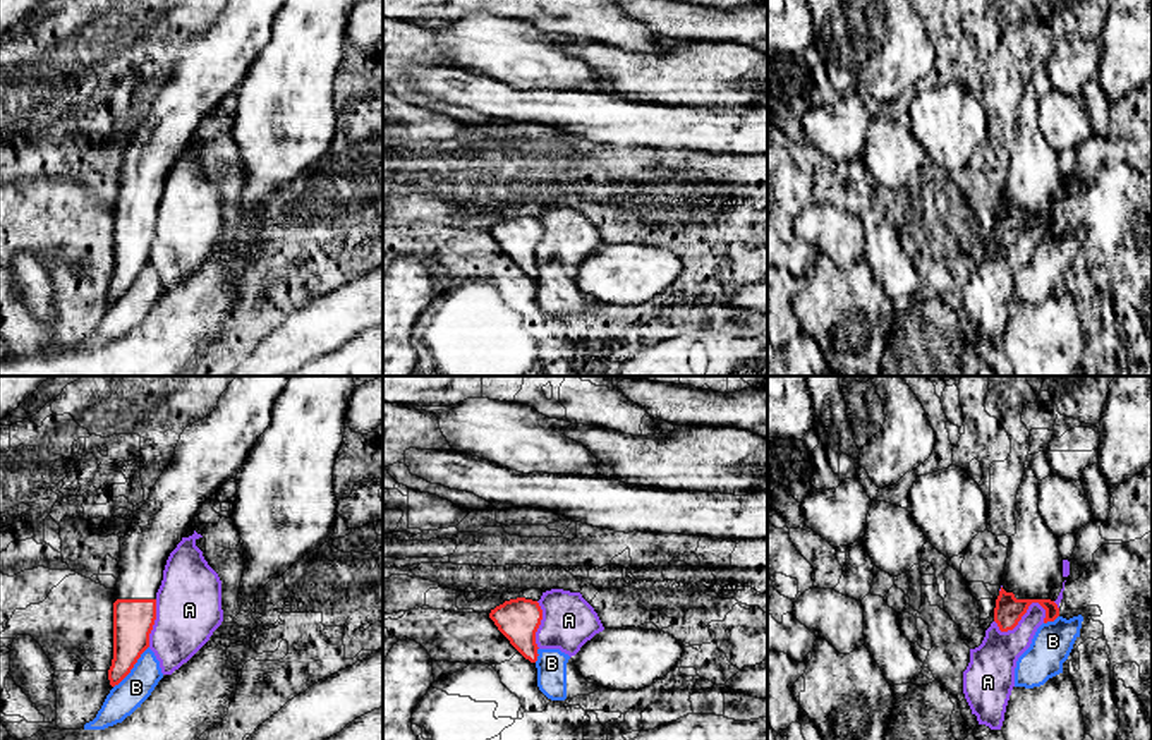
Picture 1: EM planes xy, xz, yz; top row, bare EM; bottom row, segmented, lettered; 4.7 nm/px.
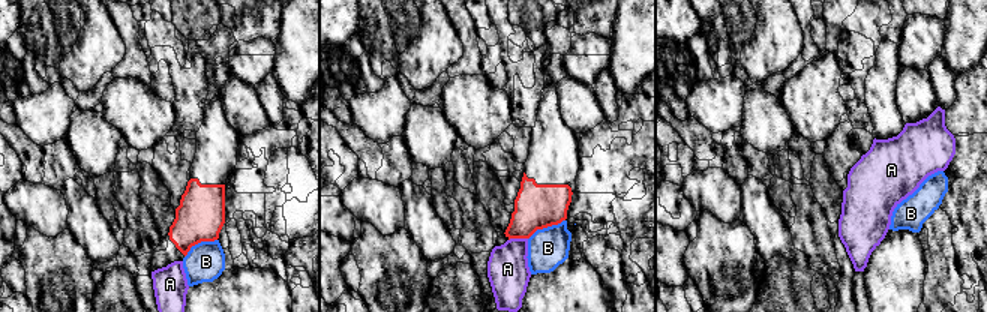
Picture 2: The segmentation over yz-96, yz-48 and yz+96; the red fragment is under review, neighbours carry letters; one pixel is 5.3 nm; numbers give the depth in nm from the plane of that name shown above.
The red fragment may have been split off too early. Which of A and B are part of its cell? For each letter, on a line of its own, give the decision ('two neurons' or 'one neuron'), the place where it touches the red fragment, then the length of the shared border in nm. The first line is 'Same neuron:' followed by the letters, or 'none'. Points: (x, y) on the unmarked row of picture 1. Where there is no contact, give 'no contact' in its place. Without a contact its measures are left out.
Same neuron: none
A: two neurons | yz (1020, 234) | 260 nm
B: two neurons | xy (133, 282) | 260 nm

